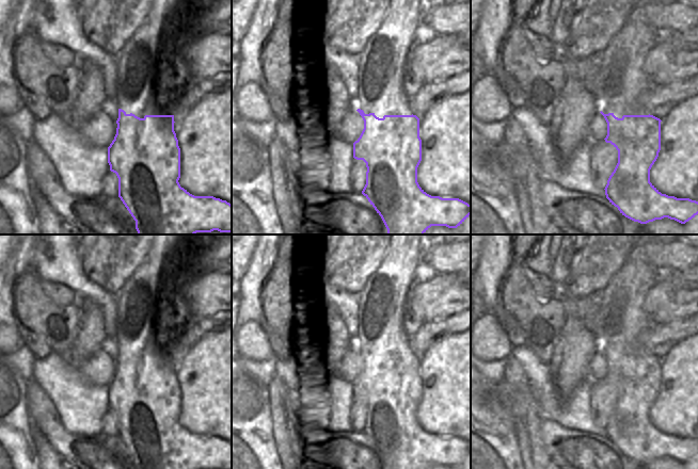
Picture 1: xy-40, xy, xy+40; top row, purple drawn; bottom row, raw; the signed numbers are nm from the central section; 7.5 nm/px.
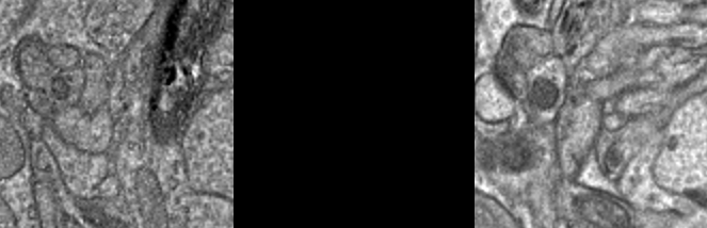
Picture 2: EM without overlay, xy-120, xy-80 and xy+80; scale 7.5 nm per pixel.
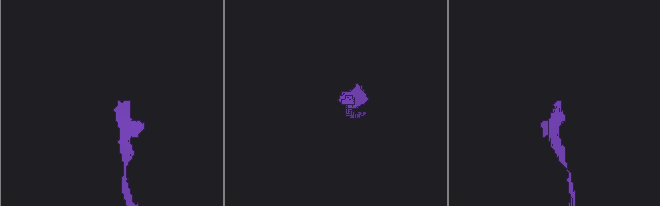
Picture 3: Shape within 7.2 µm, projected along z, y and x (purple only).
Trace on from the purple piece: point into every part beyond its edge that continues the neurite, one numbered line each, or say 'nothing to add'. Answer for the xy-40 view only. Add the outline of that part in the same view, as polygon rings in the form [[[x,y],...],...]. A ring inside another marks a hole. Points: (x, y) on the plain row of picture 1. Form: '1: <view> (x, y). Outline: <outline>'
1: xy-40 (142, 302). Outline: [[[154,234],[150,250],[116,294],[116,334],[111,341],[125,351],[147,326],[168,326],[168,295],[178,280],[180,257],[185,248],[183,234]]]

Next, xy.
1: xy (381, 303). Outline: [[[392,234],[387,253],[358,294],[358,334],[355,347],[367,350],[369,342],[383,334],[384,326],[409,326],[404,312],[407,295],[417,280],[422,255],[422,234]]]

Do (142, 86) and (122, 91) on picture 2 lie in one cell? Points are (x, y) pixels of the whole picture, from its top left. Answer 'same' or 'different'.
same

